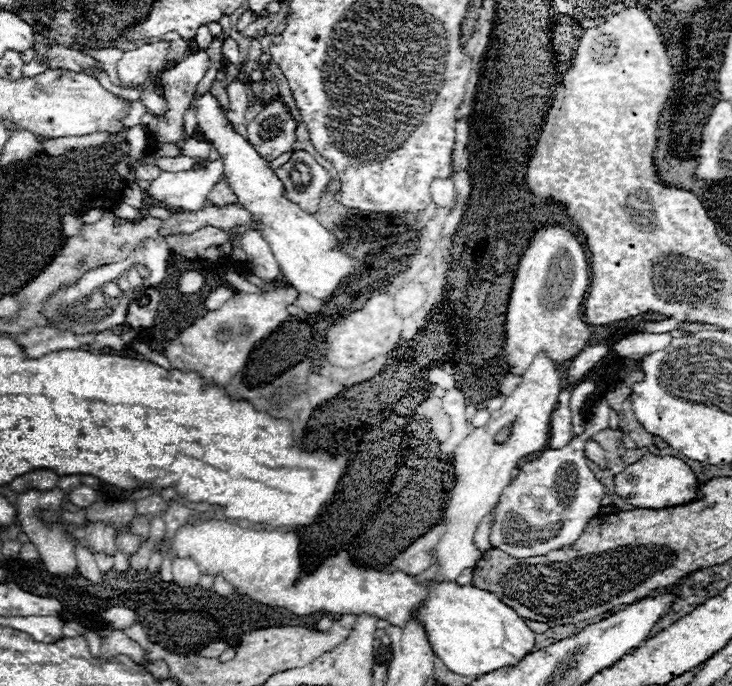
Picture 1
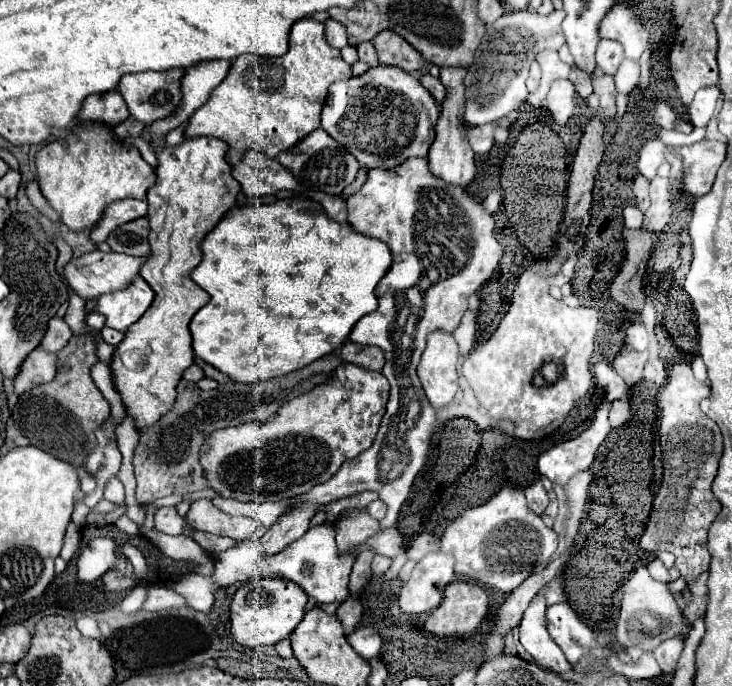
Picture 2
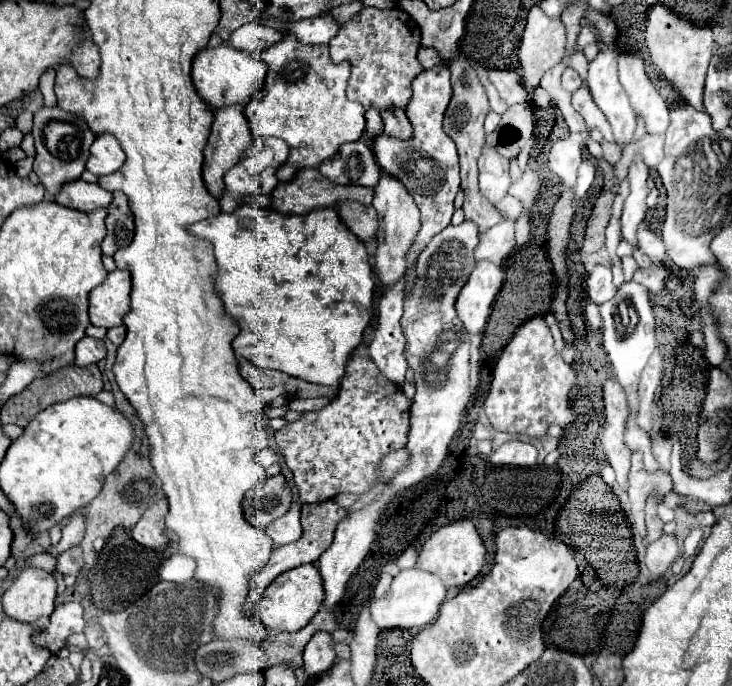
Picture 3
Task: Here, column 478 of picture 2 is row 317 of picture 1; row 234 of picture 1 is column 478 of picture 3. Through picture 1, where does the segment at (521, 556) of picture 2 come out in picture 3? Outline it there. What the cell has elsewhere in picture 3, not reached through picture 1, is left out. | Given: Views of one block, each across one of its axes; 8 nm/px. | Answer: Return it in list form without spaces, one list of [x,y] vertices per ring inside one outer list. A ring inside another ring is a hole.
[[[456,520],[438,528],[422,546],[416,566],[442,578],[444,586],[466,586],[472,582],[486,562],[486,546],[470,520]]]

